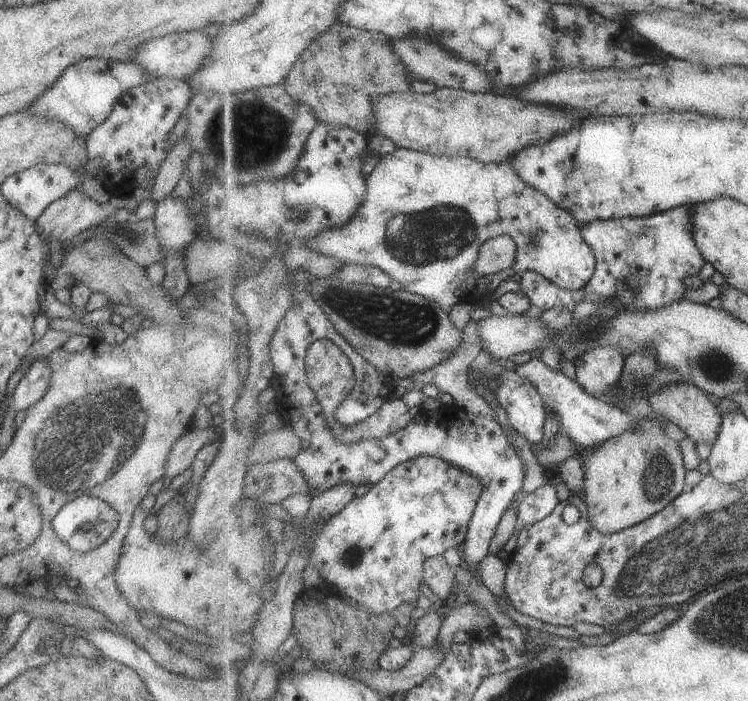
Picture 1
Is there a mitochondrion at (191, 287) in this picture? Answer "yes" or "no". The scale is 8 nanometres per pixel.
no

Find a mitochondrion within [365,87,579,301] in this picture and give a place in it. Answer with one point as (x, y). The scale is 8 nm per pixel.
(426, 238)

